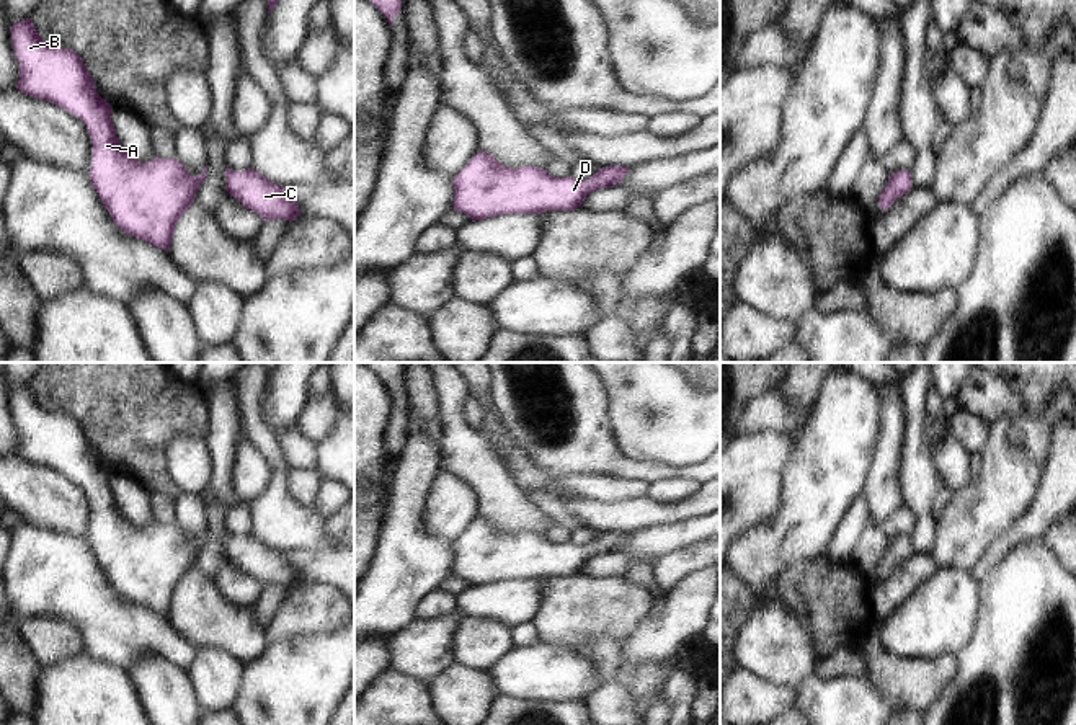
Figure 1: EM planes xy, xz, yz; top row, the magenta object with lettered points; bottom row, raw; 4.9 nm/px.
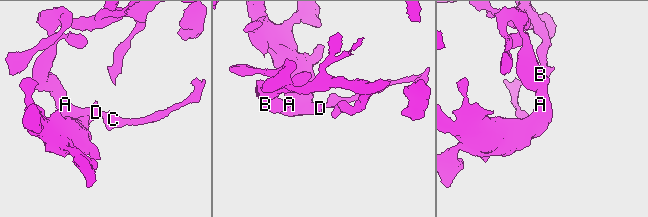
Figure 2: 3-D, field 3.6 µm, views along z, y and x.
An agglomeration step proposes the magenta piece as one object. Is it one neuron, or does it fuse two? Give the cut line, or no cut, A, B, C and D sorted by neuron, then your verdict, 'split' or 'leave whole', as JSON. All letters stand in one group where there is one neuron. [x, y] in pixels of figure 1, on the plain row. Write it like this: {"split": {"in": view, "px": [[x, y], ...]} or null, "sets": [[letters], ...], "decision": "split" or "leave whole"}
{"split": null, "sets": [["A", "B", "C", "D"]], "decision": "leave whole"}

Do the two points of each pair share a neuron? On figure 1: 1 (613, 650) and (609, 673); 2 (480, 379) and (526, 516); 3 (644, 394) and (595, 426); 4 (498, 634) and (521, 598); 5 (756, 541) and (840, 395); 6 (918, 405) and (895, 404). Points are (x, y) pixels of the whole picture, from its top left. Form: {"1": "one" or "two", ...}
{"1": "one", "2": "two", "3": "two", "4": "two", "5": "one", "6": "two"}

